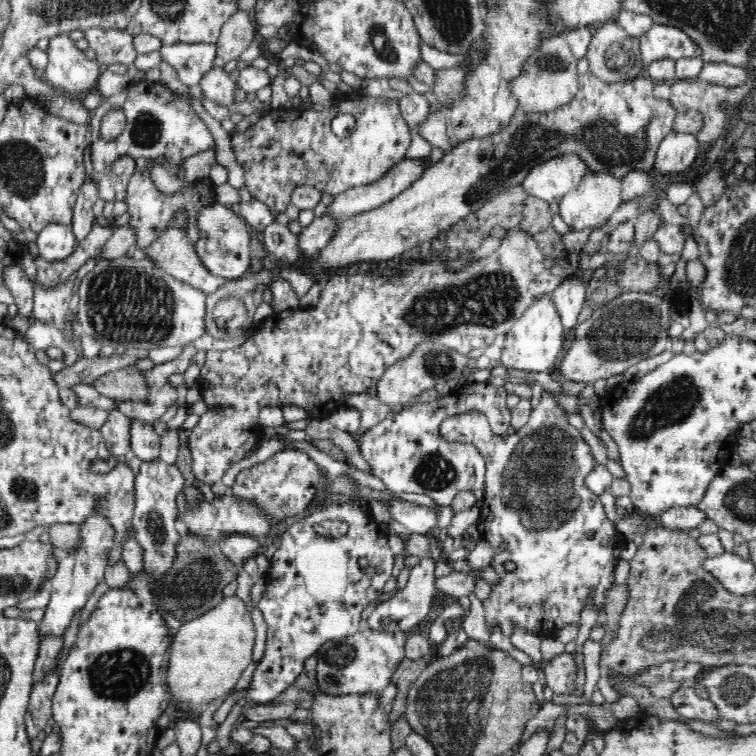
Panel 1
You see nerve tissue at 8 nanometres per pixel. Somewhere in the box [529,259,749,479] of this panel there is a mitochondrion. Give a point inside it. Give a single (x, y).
(630, 329)

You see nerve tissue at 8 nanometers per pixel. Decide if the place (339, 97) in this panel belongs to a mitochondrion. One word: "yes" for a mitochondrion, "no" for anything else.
no

